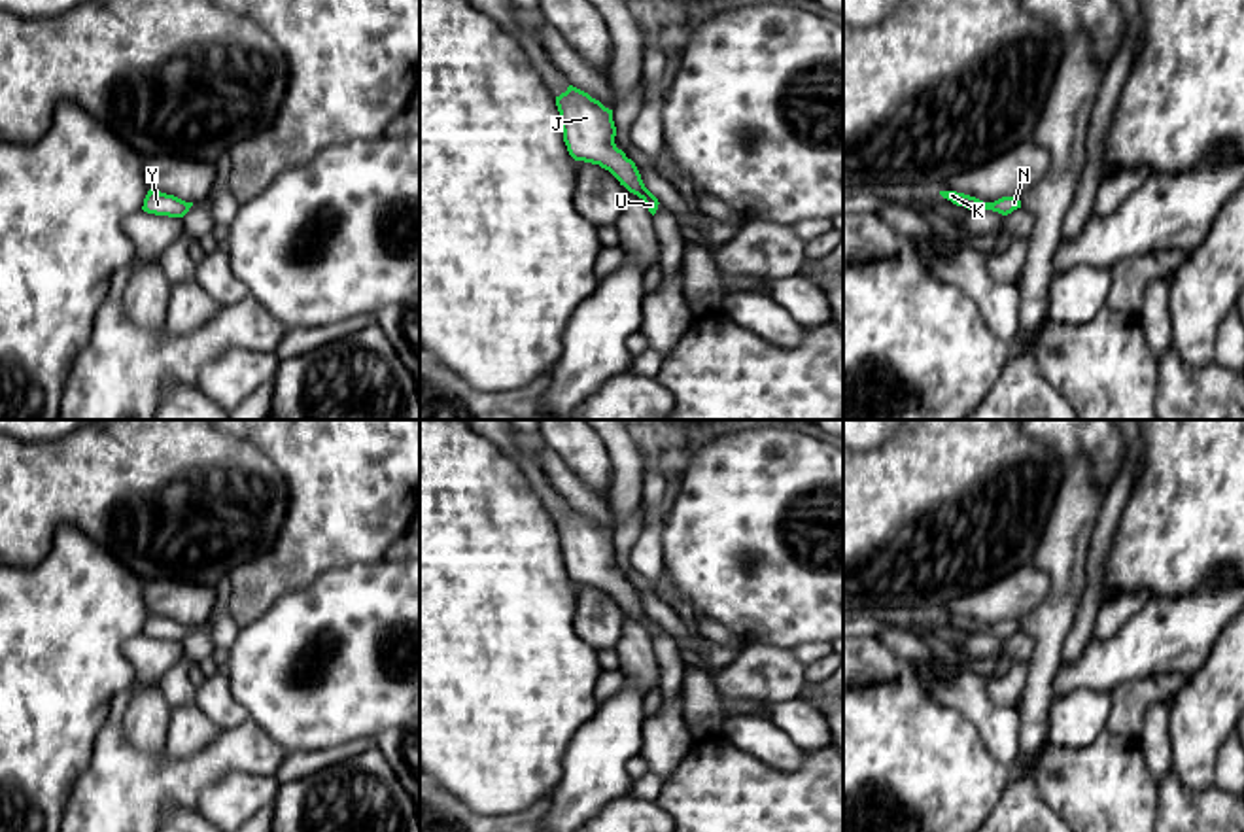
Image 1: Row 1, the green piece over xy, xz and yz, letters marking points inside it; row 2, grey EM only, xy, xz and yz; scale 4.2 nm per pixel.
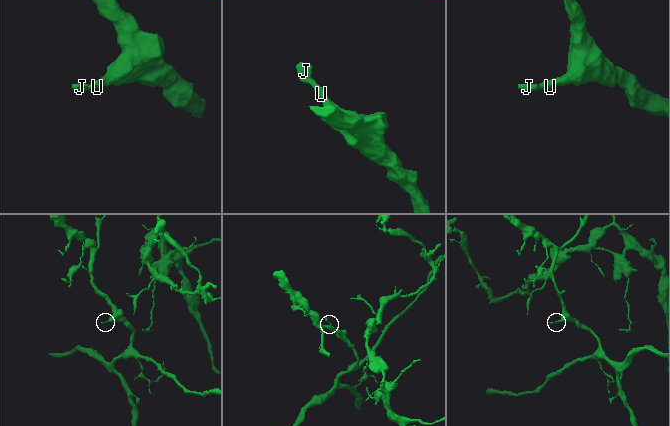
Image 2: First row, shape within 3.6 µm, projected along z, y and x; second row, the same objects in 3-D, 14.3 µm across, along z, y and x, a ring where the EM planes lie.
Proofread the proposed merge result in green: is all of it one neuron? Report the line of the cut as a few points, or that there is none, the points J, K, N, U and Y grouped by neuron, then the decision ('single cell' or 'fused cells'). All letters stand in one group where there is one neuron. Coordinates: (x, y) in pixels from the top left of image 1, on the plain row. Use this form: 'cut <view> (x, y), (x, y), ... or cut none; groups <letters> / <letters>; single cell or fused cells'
cut none; groups J K N U Y; single cell

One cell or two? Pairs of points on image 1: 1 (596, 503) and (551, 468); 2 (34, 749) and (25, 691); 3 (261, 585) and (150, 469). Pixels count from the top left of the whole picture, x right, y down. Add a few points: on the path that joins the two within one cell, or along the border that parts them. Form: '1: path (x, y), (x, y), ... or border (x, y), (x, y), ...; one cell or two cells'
1: path (585, 502), (562, 479); one cell
2: path (25, 734), (25, 706); one cell
3: border (278, 537), (269, 549), (239, 564), (227, 577); two cells

